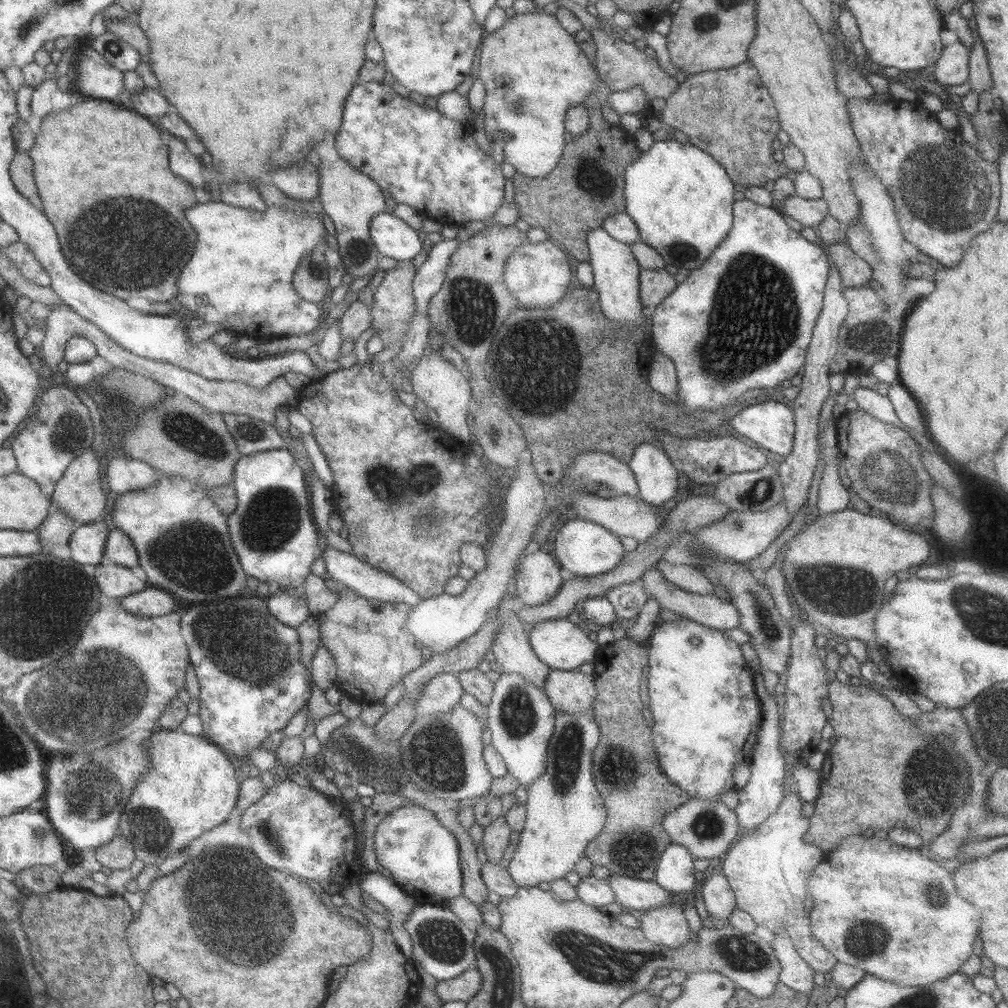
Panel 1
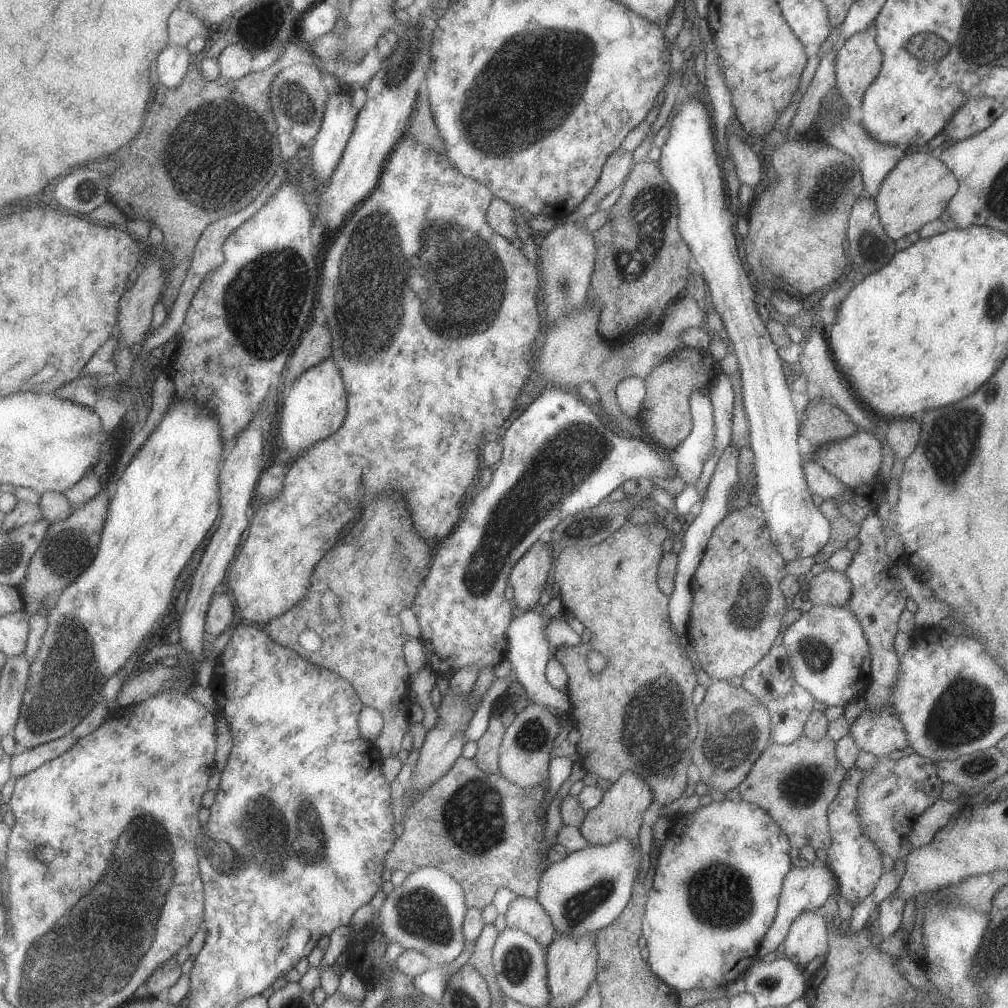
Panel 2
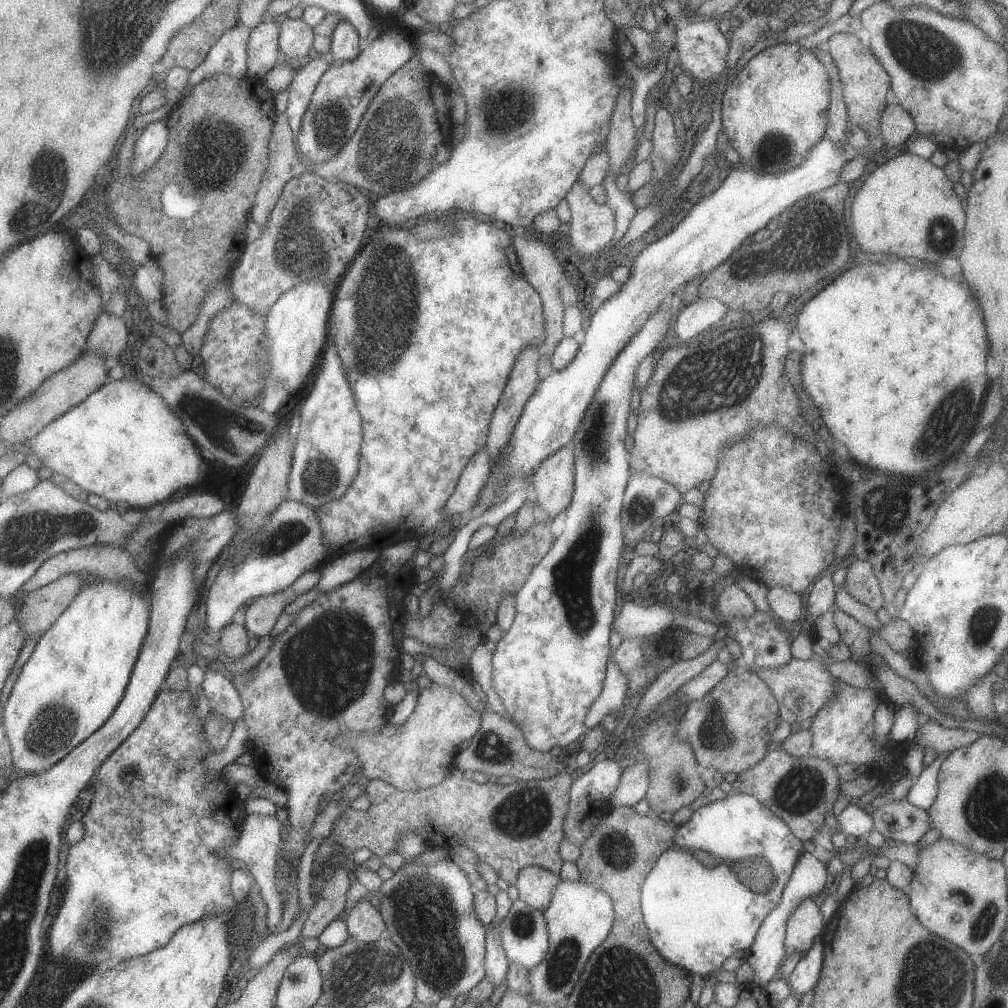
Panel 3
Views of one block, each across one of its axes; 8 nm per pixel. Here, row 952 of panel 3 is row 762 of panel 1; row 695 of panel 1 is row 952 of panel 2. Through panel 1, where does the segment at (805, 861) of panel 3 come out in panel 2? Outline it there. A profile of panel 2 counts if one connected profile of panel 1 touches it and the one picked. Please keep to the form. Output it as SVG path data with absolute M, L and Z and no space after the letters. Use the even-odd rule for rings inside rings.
M816 863L813 866L792 868L784 878L783 890L780 894L775 920L770 926L768 933L761 941L757 958L762 959L768 953L776 951L778 946L785 942L793 921L805 911L815 911L818 908L820 909L828 900L829 896L833 894L833 890L836 886L836 877L826 864Z

